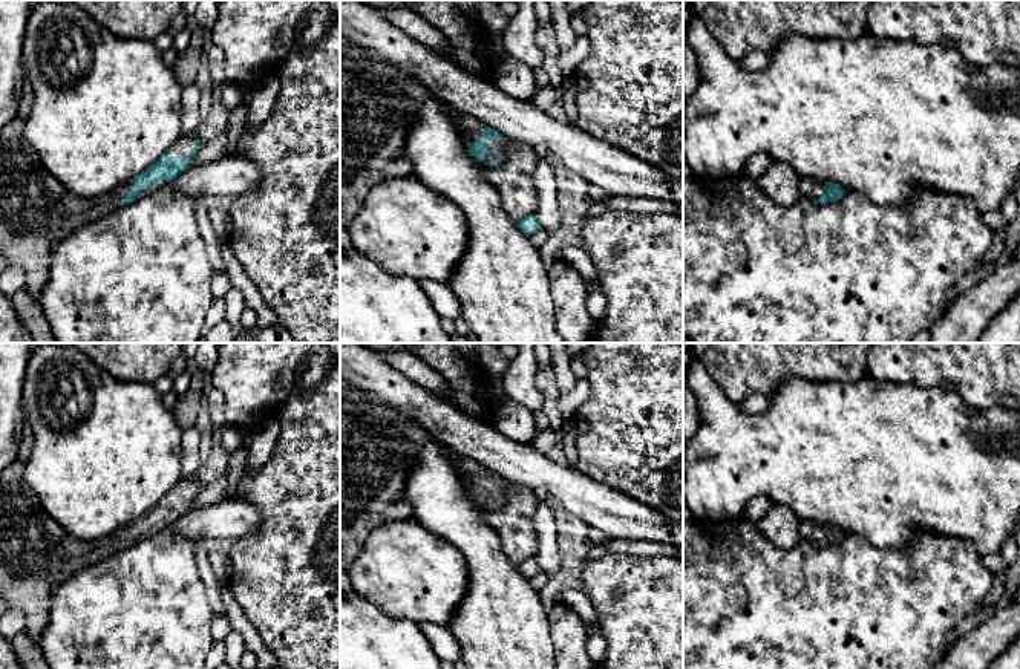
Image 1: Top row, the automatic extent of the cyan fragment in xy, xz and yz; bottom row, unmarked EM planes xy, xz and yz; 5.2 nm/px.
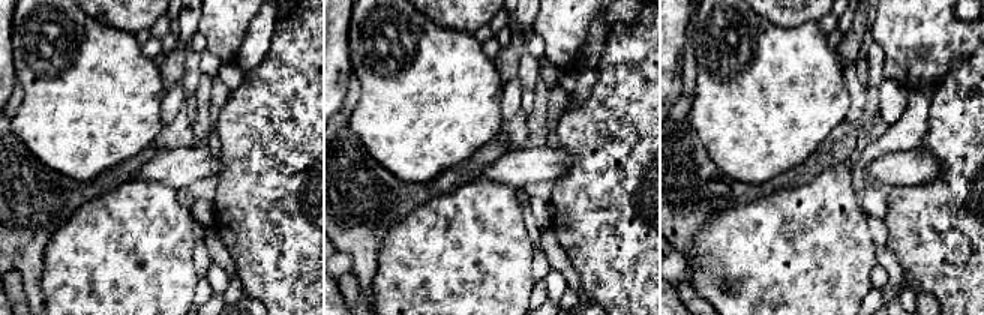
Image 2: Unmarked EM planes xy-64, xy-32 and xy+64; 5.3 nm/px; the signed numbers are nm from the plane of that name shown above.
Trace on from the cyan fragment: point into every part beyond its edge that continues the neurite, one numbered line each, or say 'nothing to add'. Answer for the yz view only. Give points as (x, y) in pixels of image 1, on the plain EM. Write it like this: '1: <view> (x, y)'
1: yz (810, 531)

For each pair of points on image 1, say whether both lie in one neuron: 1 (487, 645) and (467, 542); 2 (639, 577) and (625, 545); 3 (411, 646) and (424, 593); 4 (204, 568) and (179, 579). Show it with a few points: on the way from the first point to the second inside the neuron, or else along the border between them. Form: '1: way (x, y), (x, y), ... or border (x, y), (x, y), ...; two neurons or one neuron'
1: way (487, 619), (484, 568); one neuron
2: border (607, 551), (663, 556); two neurons
3: border (383, 611), (417, 623); two neurons
4: border (192, 542), (196, 570), (210, 603); two neurons

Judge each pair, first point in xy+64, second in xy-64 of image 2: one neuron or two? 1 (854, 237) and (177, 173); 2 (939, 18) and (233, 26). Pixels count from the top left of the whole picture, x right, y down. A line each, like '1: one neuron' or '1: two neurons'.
1: two neurons
2: one neuron

